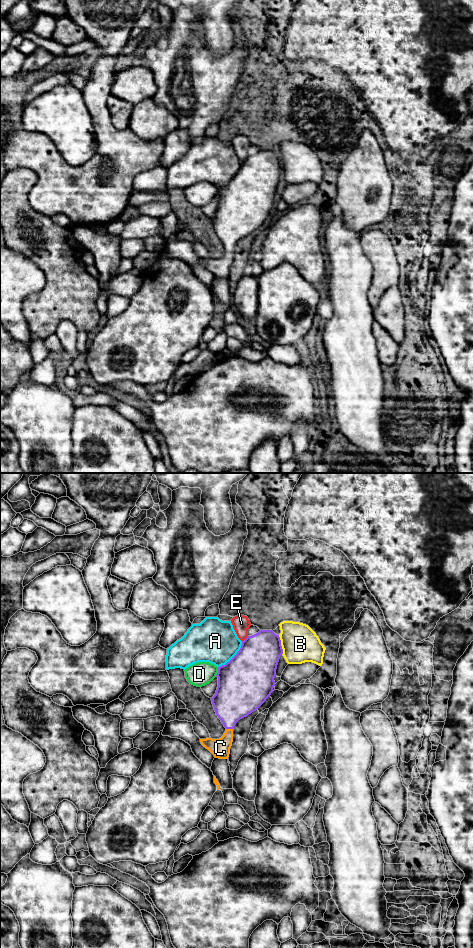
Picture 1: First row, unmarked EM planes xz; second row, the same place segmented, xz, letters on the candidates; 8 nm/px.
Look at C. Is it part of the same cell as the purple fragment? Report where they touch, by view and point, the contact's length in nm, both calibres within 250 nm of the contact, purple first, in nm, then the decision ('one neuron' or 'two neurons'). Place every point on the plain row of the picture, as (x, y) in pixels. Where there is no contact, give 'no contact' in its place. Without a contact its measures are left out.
contact xz (229, 248); length 60 nm; calibres 340 and 160 nm; one neuron

